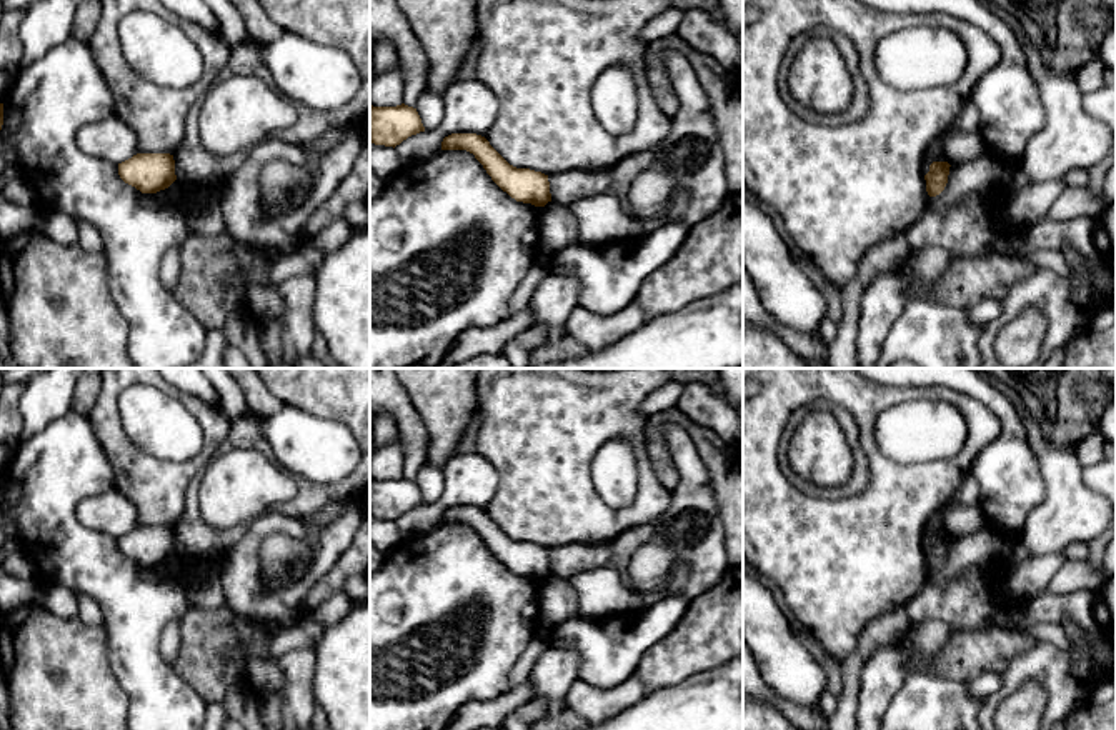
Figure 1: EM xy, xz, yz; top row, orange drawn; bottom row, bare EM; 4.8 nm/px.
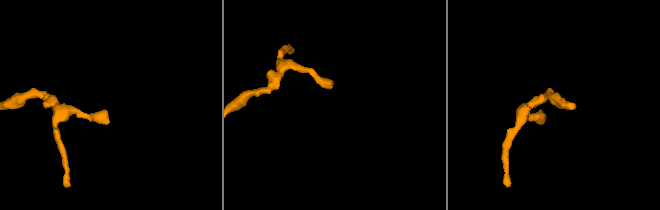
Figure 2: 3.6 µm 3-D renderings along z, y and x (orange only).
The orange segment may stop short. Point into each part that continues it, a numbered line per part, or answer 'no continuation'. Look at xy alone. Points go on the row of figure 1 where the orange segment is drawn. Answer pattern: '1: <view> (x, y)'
no continuation

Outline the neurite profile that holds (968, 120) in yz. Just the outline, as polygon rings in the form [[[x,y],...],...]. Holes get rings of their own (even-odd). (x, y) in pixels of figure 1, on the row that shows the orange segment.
[[[971,100],[964,103],[963,110],[951,122],[951,125],[941,135],[938,135],[926,148],[926,153],[923,158],[924,175],[929,172],[929,165],[933,162],[946,162],[944,140],[948,135],[954,132],[981,132],[979,112]]]

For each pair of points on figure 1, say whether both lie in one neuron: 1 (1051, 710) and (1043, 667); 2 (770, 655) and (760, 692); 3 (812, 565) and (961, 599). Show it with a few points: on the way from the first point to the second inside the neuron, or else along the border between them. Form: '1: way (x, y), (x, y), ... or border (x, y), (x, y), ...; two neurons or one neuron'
1: way (1053, 700), (1053, 677); one neuron
2: border (760, 672), (772, 690), (795, 704); two neurons
3: border (926, 579), (903, 607); two neurons

